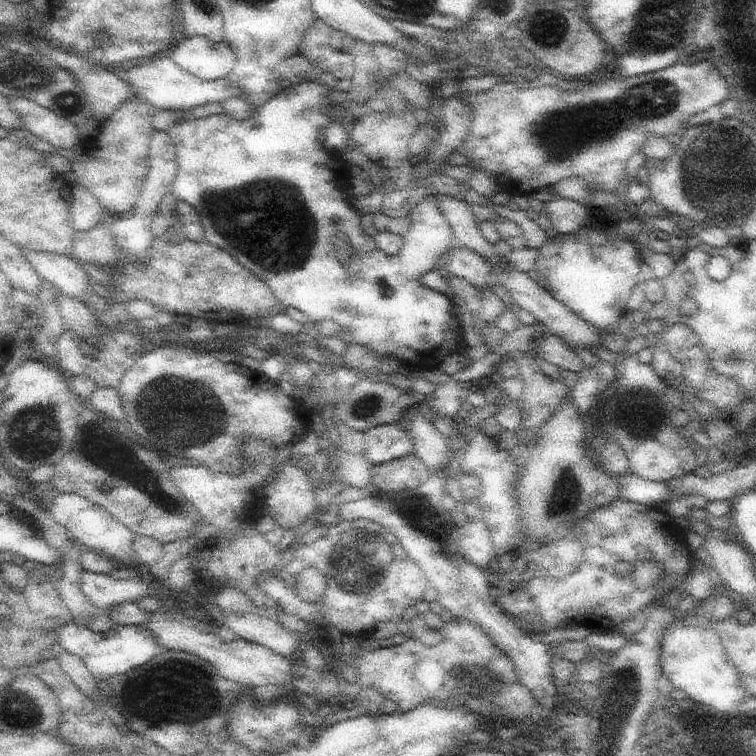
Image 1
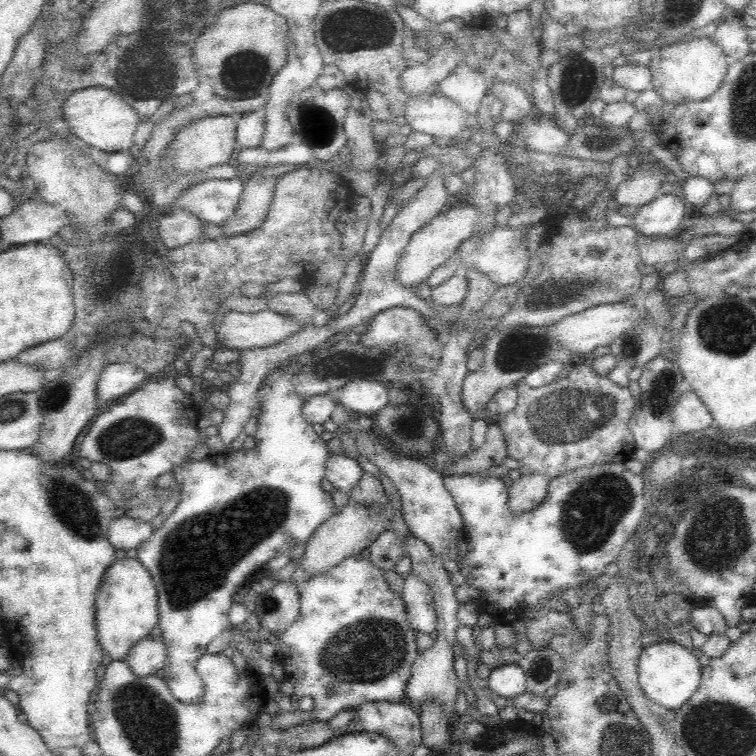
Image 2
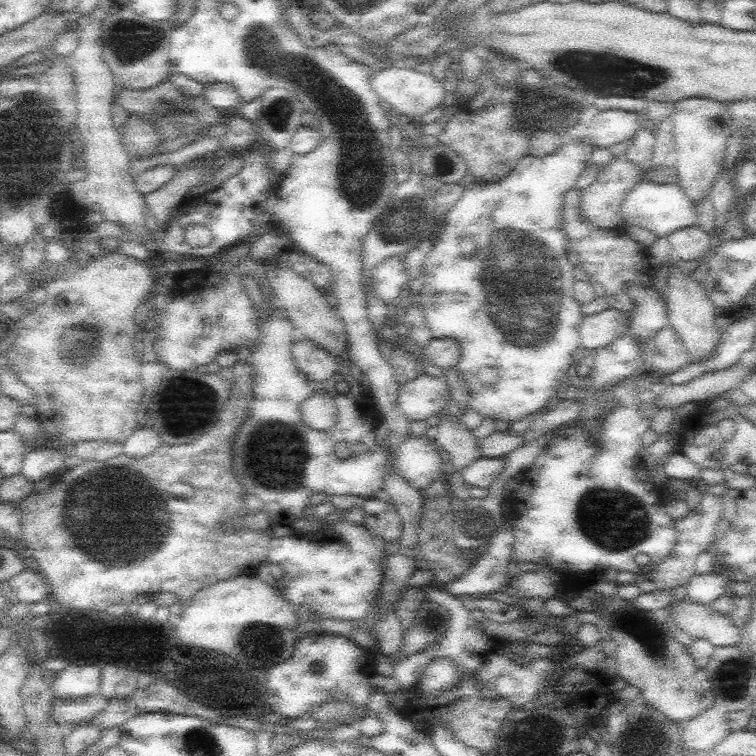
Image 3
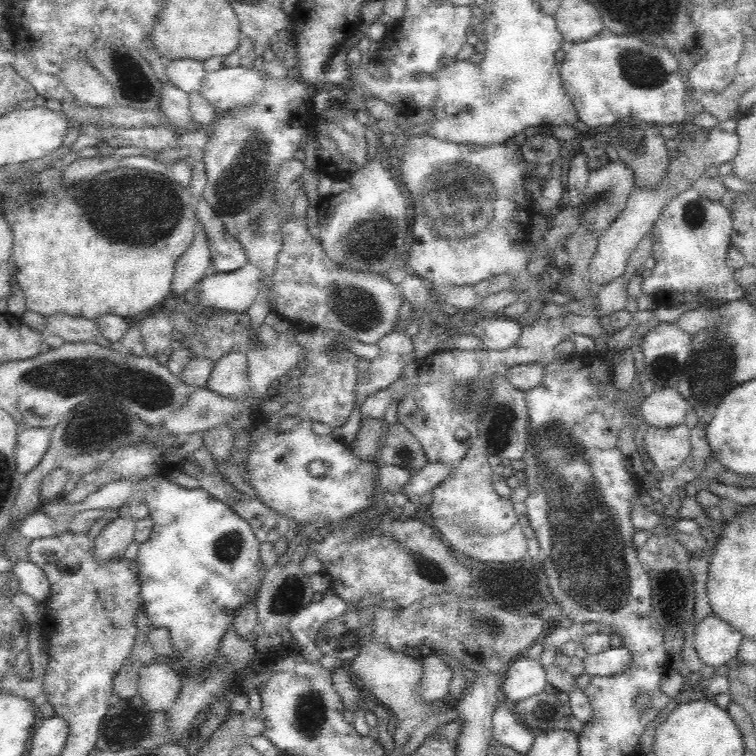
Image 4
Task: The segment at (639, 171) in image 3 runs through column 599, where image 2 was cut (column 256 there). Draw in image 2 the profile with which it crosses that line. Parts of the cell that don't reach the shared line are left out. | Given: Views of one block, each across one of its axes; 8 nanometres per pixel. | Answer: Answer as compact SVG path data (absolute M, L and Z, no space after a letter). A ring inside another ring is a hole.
M250 174L244 178L244 192L238 208L224 226L226 236L248 234L262 226L270 212L276 180L278 178L270 174Z

